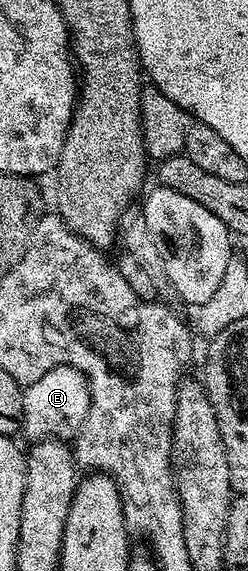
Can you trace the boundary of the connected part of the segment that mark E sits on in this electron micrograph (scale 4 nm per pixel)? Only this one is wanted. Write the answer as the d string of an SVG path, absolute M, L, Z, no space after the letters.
M72 366L49 368L49 372L41 376L41 380L30 383L23 390L22 433L24 435L27 433L31 440L42 440L48 436L70 439L78 435L90 406L91 395L87 377L83 373Z

